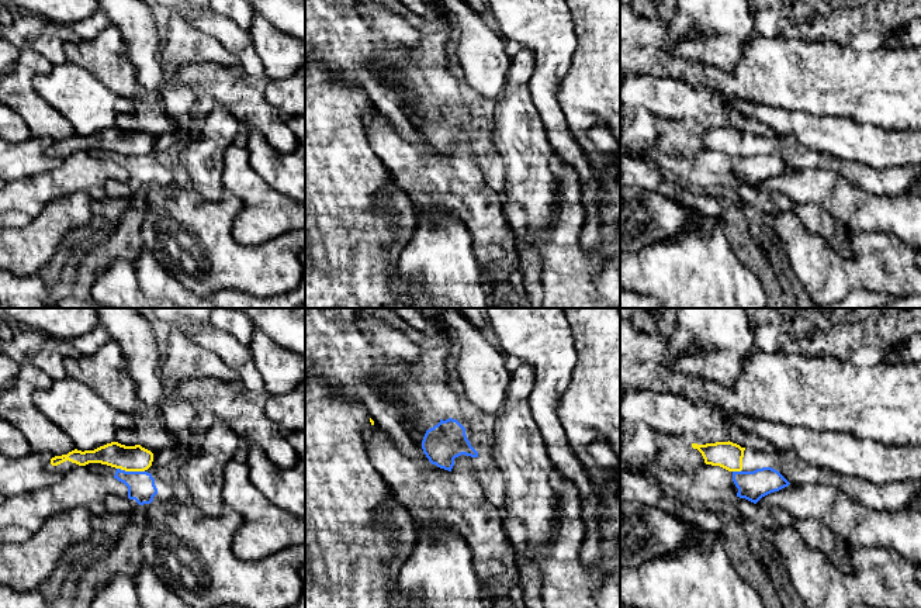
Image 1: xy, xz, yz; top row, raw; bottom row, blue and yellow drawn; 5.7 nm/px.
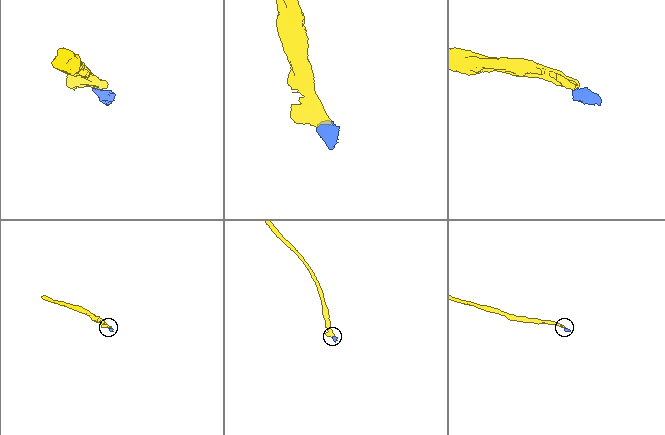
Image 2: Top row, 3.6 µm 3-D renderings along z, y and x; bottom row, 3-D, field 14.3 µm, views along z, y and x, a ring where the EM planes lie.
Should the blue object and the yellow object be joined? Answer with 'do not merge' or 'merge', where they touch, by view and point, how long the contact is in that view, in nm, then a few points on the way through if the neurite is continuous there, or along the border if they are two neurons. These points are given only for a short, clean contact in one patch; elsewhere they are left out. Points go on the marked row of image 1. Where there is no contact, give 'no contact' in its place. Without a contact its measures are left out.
do not merge | xy (131, 472) | 160 nm

